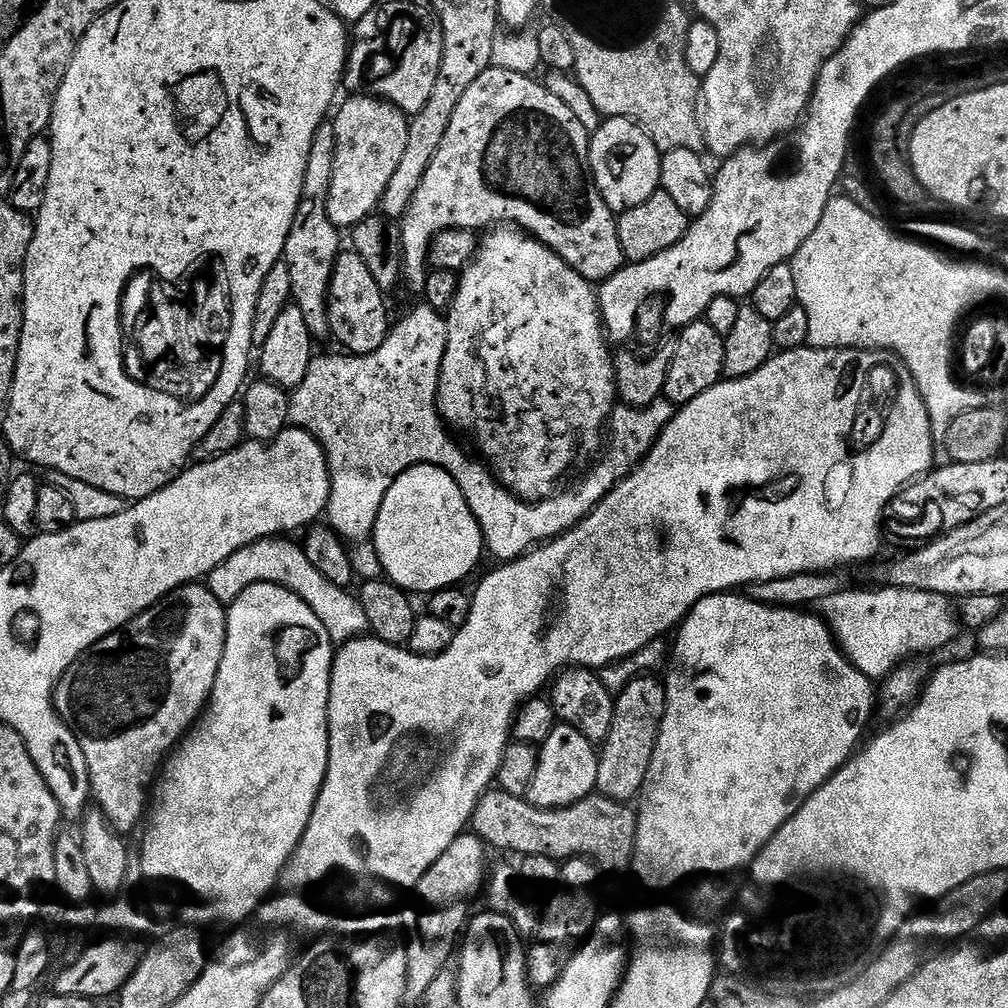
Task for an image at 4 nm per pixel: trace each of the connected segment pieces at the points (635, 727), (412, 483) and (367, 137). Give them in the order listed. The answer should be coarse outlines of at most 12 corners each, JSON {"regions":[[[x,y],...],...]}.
{"regions":[[[639,674],[615,697],[596,792],[632,802],[654,758],[665,685]],[[433,464],[386,490],[370,543],[409,594],[459,585],[486,552]],[[354,94],[339,105],[326,210],[351,230],[379,209],[410,120]]]}

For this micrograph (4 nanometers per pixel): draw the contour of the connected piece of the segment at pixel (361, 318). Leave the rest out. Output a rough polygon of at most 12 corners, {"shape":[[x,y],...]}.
{"shape":[[351,250],[328,291],[330,336],[365,356],[390,331],[386,293]]}

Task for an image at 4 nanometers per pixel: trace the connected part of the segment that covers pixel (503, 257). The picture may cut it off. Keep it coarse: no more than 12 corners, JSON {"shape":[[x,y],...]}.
{"shape":[[515,226],[459,273],[436,406],[539,502],[618,403],[593,281]]}

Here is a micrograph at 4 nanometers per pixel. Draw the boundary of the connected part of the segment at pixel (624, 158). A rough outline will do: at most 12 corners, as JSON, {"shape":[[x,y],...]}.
{"shape":[[635,120],[591,133],[592,177],[613,212],[660,188],[662,153]]}

